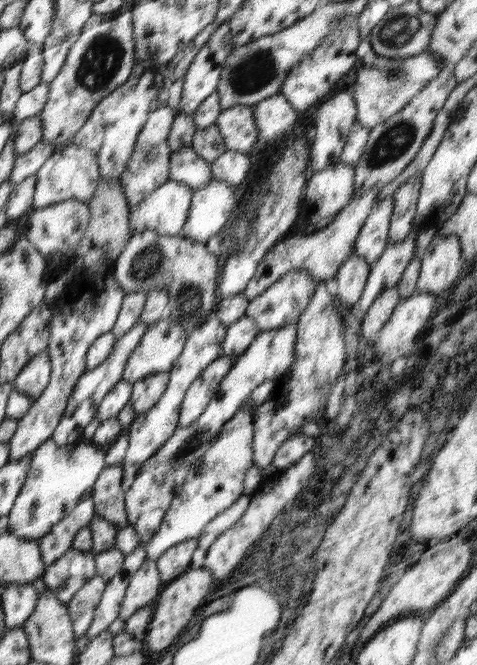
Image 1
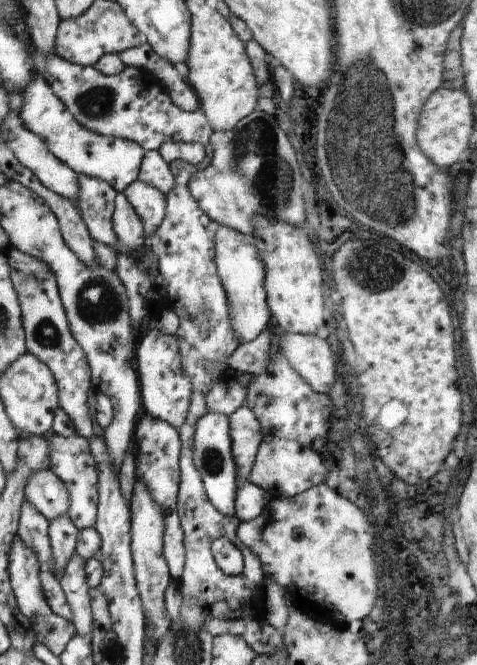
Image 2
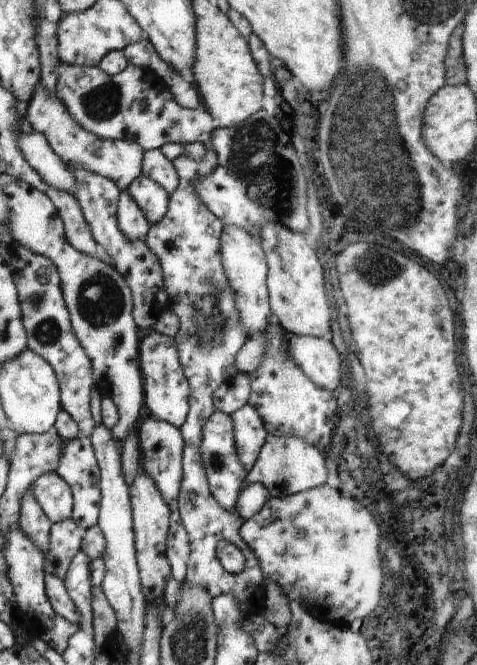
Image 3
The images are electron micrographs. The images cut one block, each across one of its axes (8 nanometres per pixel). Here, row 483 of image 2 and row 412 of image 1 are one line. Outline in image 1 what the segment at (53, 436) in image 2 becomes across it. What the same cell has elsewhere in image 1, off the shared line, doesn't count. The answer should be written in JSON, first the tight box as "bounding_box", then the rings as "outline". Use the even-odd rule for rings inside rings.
{"bounding_box":[51,320,148,447],"outline":[[[139,320],[122,338],[117,339],[106,360],[93,370],[86,370],[80,379],[78,379],[78,382],[74,385],[74,390],[70,393],[70,397],[68,397],[68,405],[64,409],[64,414],[60,421],[58,421],[54,434],[51,436],[51,439],[59,447],[70,445],[70,442],[74,442],[80,434],[83,434],[84,428],[97,416],[99,404],[106,394],[114,388],[114,385],[122,380],[126,360],[140,342],[142,335],[146,333],[146,329],[148,329],[148,326],[145,326],[144,322]]]}

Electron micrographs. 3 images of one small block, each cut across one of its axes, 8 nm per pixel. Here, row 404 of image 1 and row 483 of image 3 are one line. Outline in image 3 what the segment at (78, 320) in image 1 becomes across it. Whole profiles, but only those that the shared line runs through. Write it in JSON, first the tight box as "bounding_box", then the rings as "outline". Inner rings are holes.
{"bounding_box":[28,471,74,523],"outline":[[[56,471],[42,473],[28,490],[37,498],[51,523],[71,518],[74,499],[69,484]]]}

